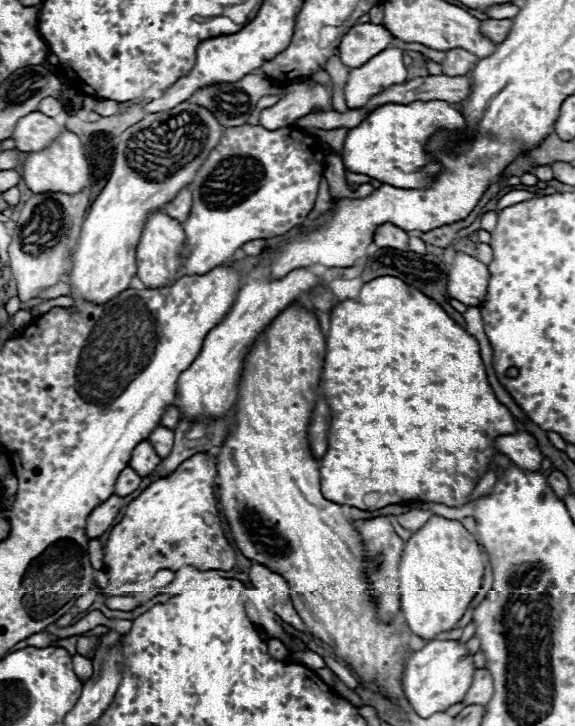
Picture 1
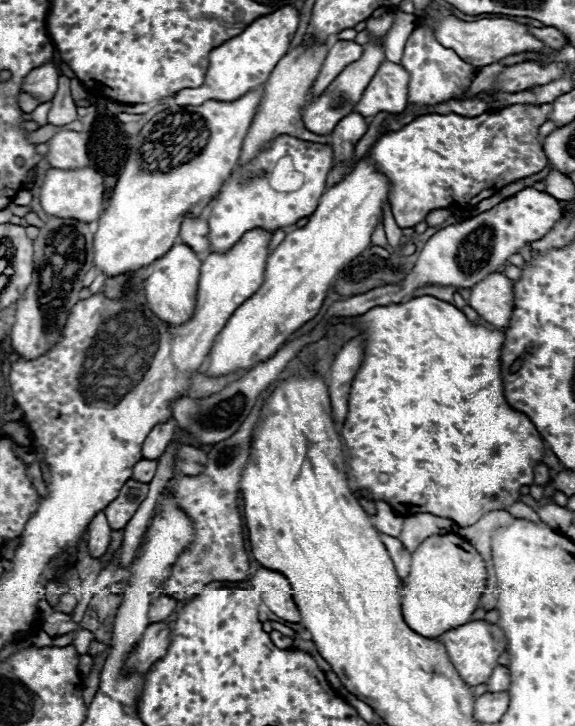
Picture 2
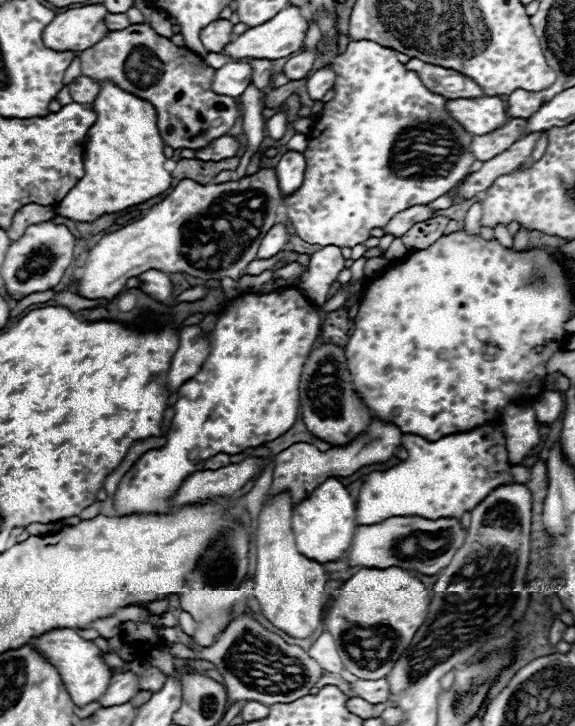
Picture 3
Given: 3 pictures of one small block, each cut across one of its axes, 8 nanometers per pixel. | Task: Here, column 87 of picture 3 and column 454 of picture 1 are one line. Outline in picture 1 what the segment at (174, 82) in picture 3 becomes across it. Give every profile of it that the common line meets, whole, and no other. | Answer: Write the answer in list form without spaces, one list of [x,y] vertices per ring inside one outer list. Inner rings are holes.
[[[454,48],[446,52],[446,60],[442,62],[442,74],[446,76],[464,76],[472,70],[472,66],[476,64],[476,56],[462,50],[462,48]]]

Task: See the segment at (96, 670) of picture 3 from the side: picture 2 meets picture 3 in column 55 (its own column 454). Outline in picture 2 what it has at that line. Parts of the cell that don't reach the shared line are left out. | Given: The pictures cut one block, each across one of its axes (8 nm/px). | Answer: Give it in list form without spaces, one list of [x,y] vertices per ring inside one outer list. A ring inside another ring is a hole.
[[[476,620],[476,622],[468,622],[464,626],[458,626],[454,630],[448,630],[444,634],[438,636],[440,642],[446,644],[446,650],[448,650],[448,656],[450,656],[450,662],[454,664],[456,672],[462,676],[462,680],[468,684],[468,686],[478,686],[478,684],[486,684],[492,670],[498,666],[498,658],[500,654],[506,650],[506,638],[504,640],[498,640],[492,632],[492,624],[484,622],[484,620]]]

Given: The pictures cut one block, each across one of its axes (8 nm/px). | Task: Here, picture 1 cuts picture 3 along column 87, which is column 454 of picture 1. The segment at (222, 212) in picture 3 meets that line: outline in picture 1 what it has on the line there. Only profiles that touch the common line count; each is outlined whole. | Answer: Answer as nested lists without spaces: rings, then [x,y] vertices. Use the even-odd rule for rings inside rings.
[[[456,254],[450,276],[448,294],[466,306],[480,306],[488,292],[488,268],[478,258]]]

